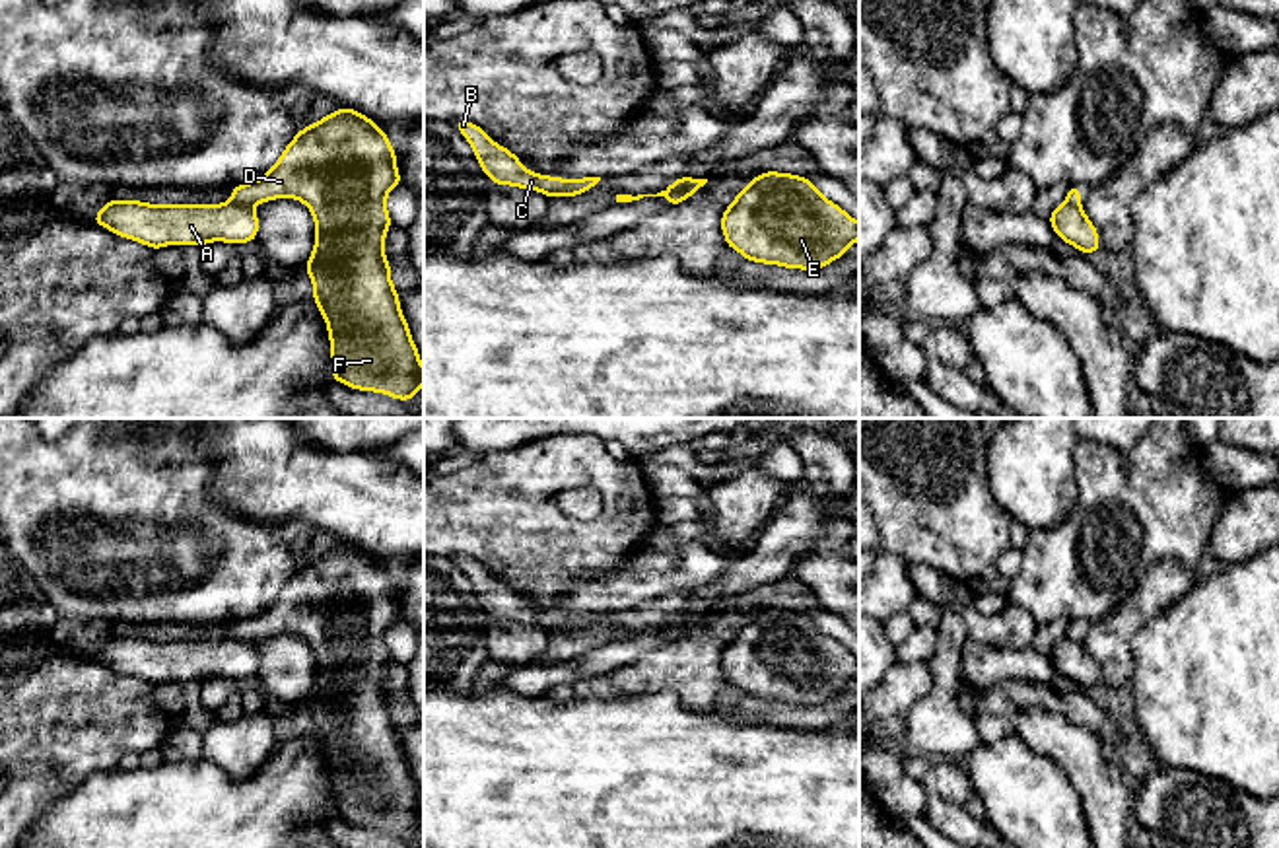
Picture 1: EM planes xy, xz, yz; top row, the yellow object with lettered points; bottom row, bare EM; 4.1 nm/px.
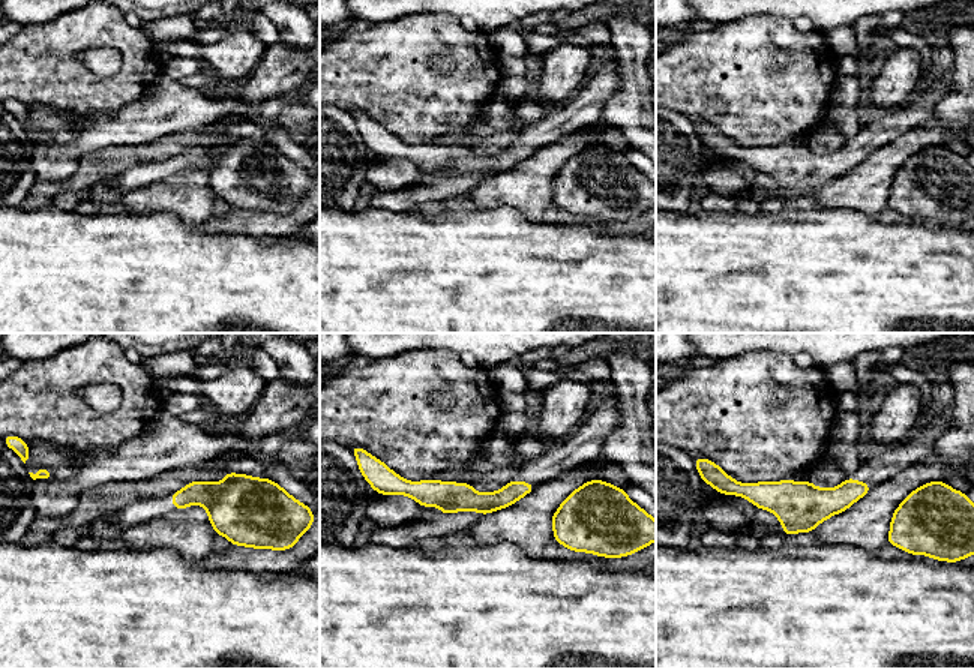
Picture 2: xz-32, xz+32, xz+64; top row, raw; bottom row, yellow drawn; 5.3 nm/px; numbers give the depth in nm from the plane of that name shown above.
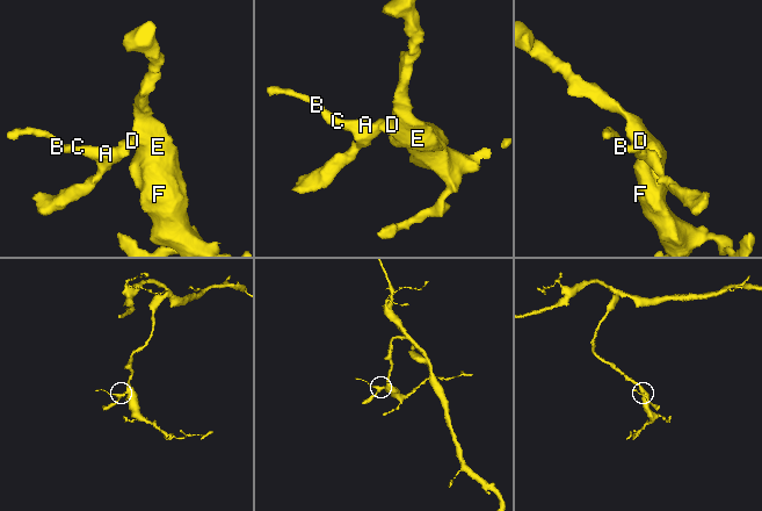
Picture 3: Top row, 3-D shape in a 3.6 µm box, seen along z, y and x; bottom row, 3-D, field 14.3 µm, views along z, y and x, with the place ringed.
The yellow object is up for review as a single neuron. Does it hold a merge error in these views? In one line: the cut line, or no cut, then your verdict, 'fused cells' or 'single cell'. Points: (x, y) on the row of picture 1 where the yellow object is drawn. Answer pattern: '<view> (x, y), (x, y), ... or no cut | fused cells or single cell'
xz (694, 179), (689, 187), (667, 197) | fused cells

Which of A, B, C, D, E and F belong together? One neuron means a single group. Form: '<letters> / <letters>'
A B C / D E F

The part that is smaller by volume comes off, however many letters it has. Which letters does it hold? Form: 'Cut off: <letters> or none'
Cut off: A, B, C

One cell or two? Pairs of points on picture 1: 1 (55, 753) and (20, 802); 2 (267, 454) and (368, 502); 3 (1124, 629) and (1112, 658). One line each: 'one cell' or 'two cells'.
1: one cell
2: one cell
3: one cell

